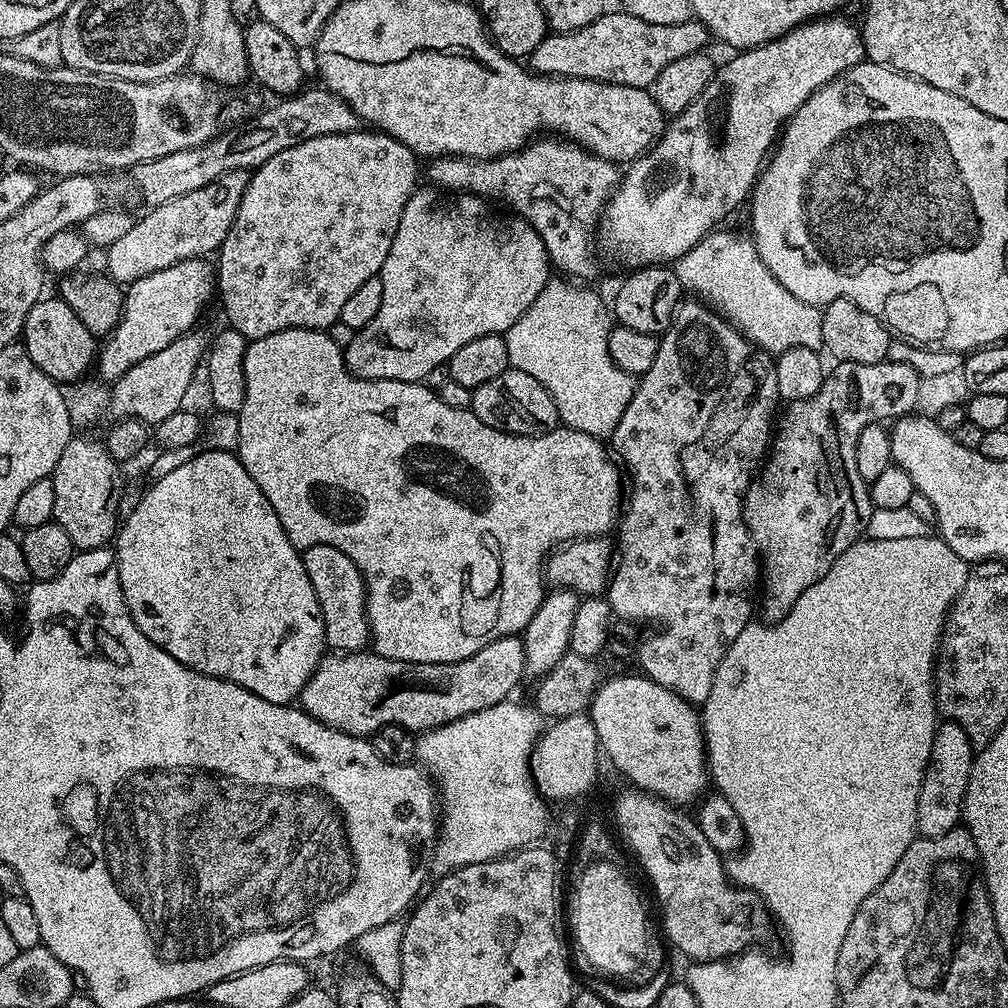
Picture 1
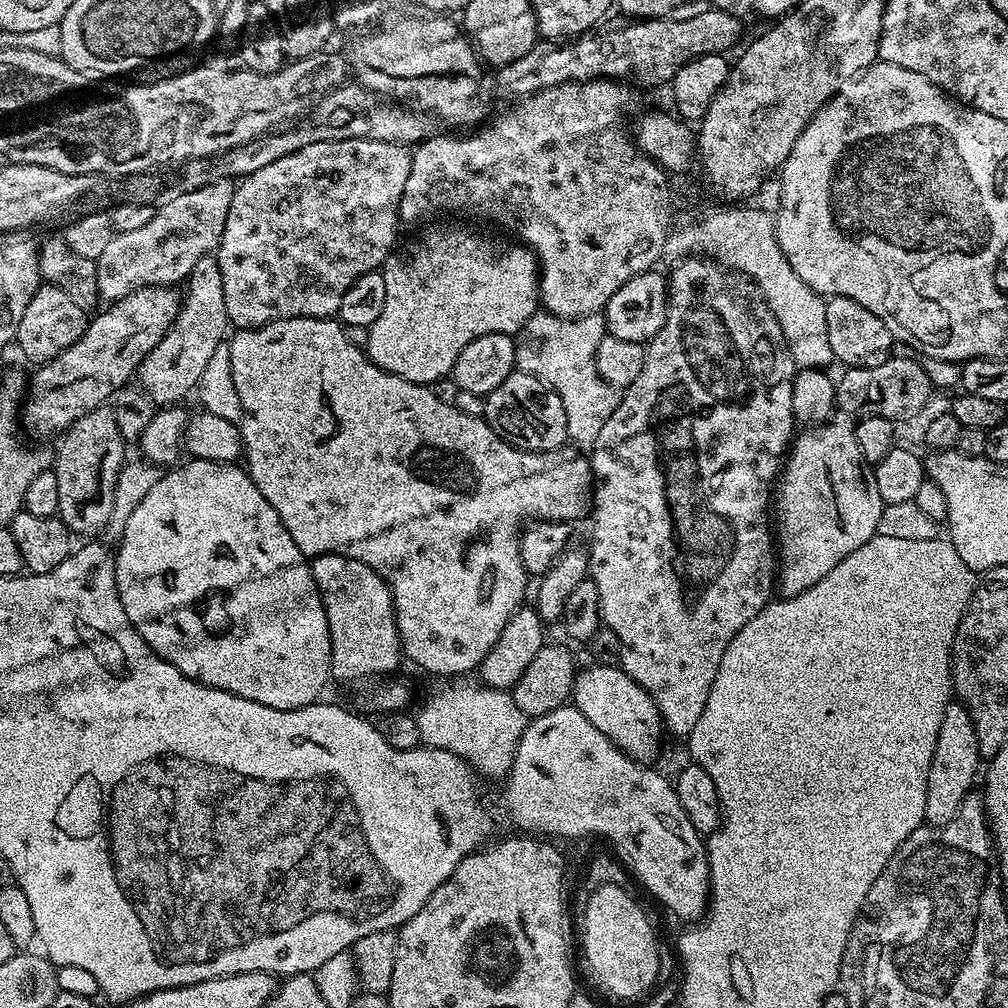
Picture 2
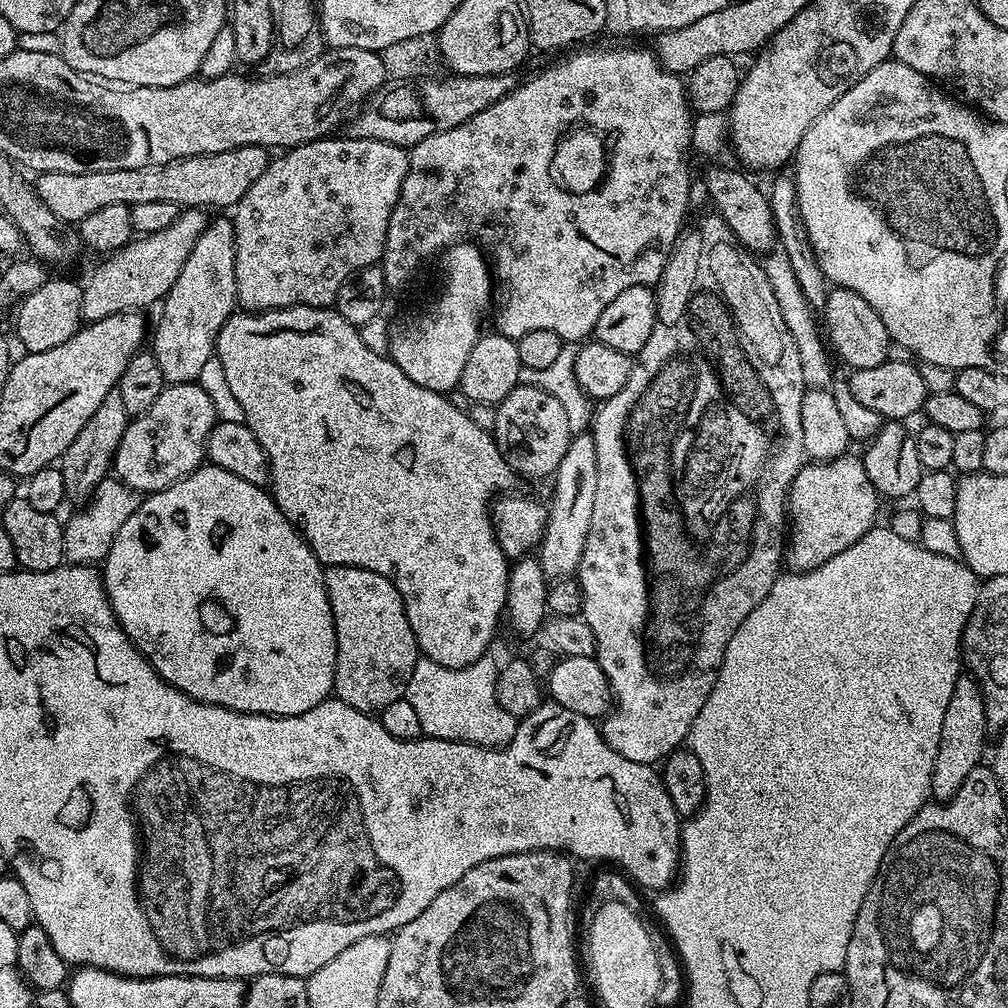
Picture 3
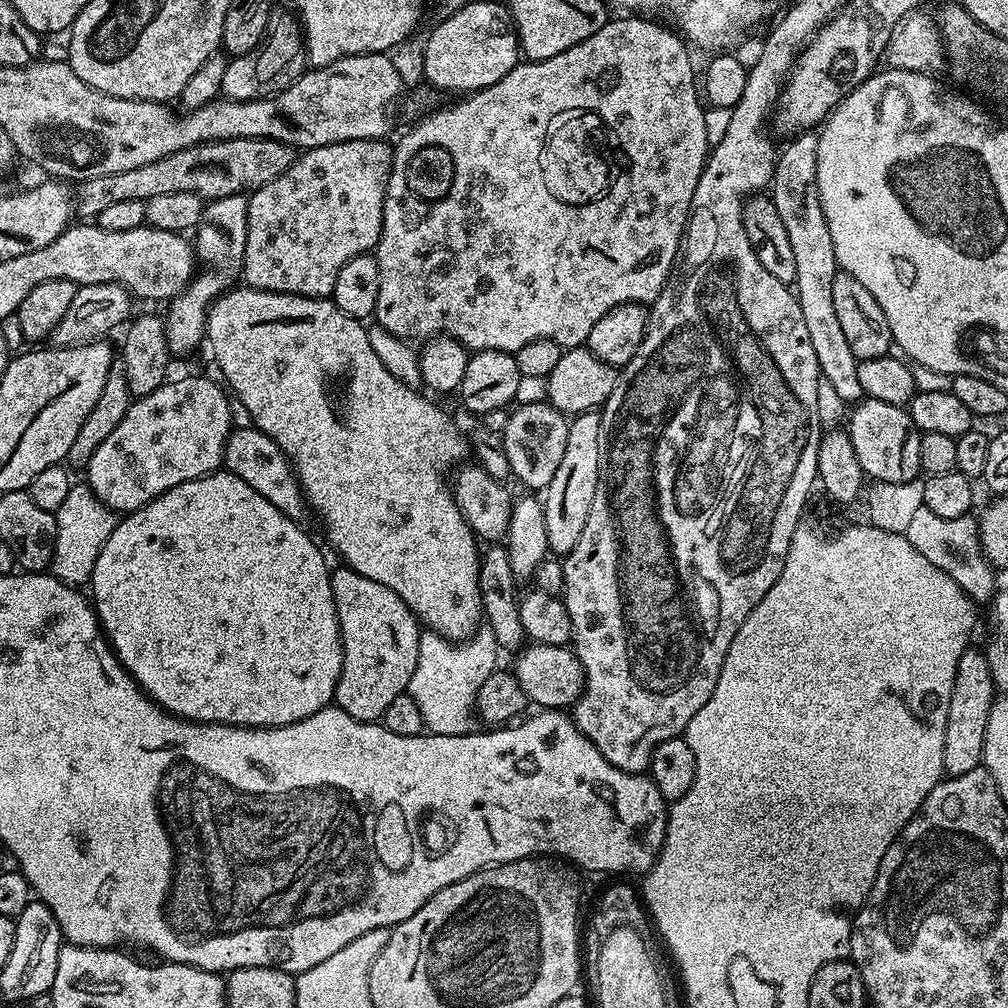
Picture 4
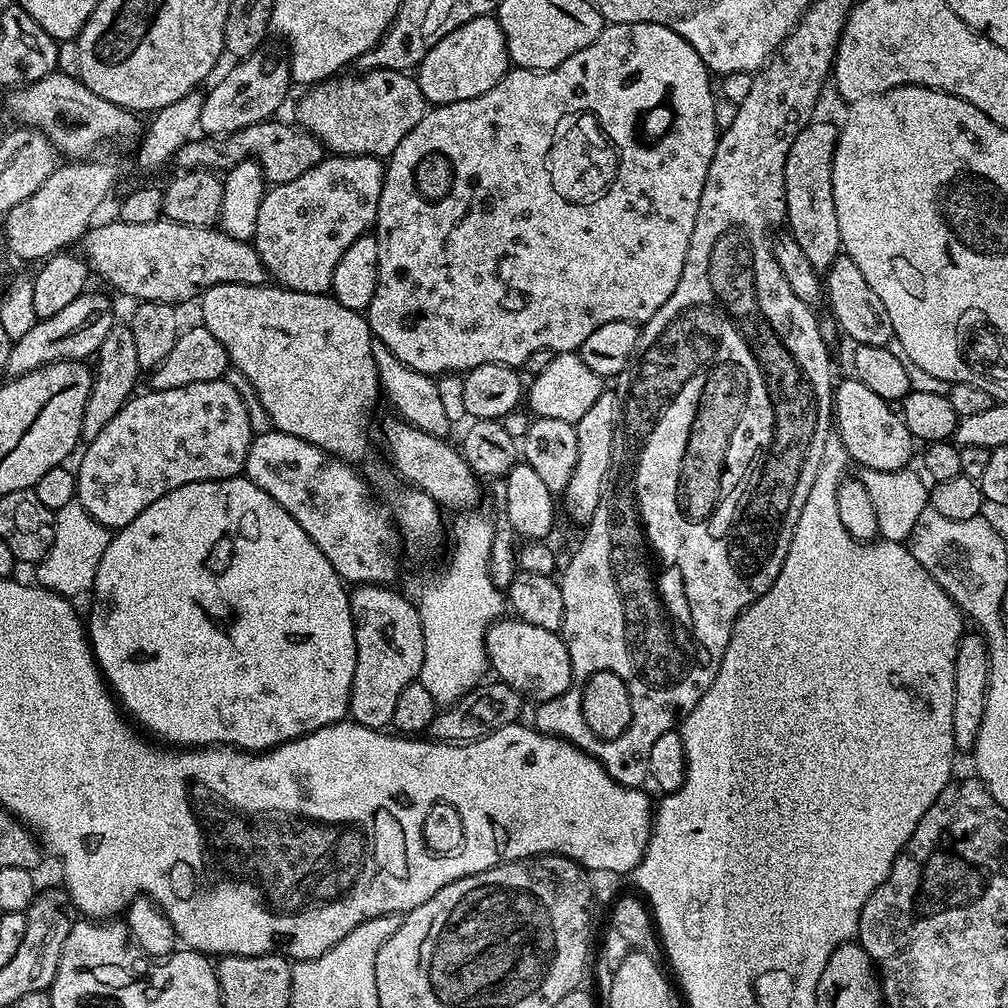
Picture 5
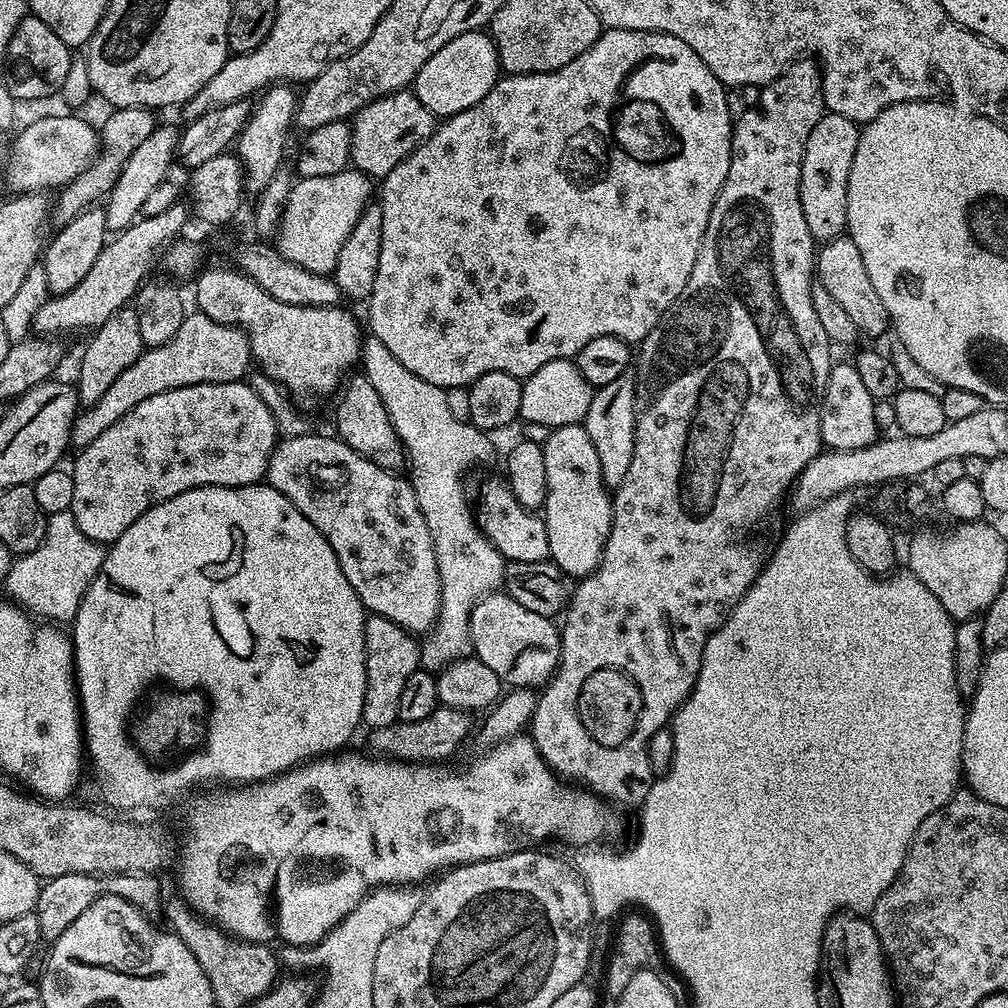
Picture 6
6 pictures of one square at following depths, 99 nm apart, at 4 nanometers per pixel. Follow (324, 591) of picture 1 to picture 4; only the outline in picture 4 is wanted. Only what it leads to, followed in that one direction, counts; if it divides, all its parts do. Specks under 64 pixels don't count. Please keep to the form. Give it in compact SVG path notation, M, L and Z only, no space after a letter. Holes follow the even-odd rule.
M339 567L331 569L332 593L344 657L334 704L350 718L376 722L384 717L394 698L407 693L414 666L418 666L422 625L390 586L382 586L382 582L374 582L353 568Z

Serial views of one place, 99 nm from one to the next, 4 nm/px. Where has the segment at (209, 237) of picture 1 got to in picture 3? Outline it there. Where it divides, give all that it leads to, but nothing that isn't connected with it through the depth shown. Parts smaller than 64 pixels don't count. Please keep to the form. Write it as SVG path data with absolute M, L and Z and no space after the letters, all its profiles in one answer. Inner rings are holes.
M199 207L177 211L174 222L170 222L166 230L158 230L149 236L137 235L128 244L101 259L104 261L93 270L92 277L83 281L81 317L91 322L110 314L144 310L155 300L156 303L163 301L178 274L182 274L182 266L186 266L186 258L190 258L190 250L194 250L194 242L198 242L202 230L206 230L209 219L209 213Z

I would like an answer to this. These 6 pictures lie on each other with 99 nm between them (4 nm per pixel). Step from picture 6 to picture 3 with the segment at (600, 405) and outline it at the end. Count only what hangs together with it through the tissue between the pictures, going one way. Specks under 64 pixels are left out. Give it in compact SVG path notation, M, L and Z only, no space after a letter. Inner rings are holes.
M590 434L573 435L562 462L555 470L555 480L556 485L552 488L552 504L547 505L548 521L538 545L538 559L542 566L542 574L549 582L571 577L580 567L582 550L586 550L586 534L590 534L590 514L594 514L594 490L598 490L596 451L594 438Z

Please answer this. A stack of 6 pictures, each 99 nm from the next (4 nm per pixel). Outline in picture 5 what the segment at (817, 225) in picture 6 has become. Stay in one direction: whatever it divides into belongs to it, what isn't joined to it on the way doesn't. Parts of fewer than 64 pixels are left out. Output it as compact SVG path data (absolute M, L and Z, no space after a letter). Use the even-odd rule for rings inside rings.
M813 119L811 124L807 124L798 138L794 138L794 146L790 146L784 171L784 208L788 220L787 231L795 238L802 254L810 258L810 266L824 274L841 255L842 249L832 189L832 163L838 128L830 121L820 119Z

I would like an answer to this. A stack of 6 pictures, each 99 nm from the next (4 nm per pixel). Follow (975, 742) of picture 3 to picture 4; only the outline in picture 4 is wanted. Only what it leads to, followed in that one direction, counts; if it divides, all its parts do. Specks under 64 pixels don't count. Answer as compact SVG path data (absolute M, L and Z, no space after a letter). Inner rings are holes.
M969 646L958 658L958 670L954 674L954 686L950 694L950 710L946 722L946 746L944 770L948 776L961 776L966 770L981 767L986 742L986 722L990 722L990 710L998 699L998 689L990 674L990 662L983 651L975 652Z

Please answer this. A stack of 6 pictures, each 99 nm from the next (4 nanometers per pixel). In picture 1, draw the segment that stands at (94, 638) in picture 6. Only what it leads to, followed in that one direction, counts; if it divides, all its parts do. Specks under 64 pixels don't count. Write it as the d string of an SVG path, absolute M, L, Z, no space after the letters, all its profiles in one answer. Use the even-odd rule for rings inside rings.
M219 450L203 451L197 451L190 458L190 462L182 462L182 466L178 466L178 470L171 474L166 474L166 478L152 480L144 492L144 497L133 506L132 513L123 517L114 540L114 551L124 601L138 630L142 630L142 634L146 634L150 642L166 650L170 658L182 662L187 668L193 668L195 672L242 686L250 690L250 694L266 698L266 702L291 705L299 697L310 674L314 674L326 652L324 623L314 586L310 586L310 574L306 574L301 549L292 544L286 530L282 530L282 522L278 522L274 506L270 506L270 502L266 502L266 494L258 490L258 482L254 482L254 478L246 474L246 466L242 466L239 455Z

